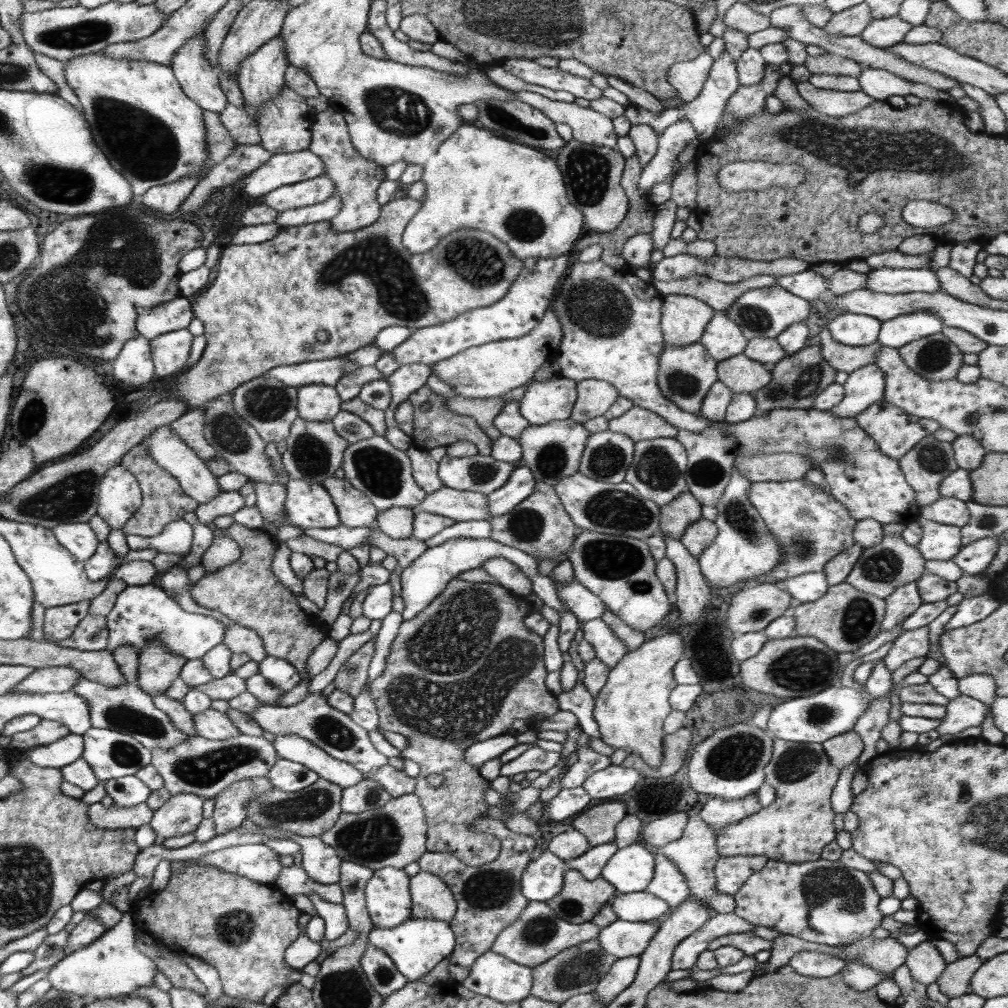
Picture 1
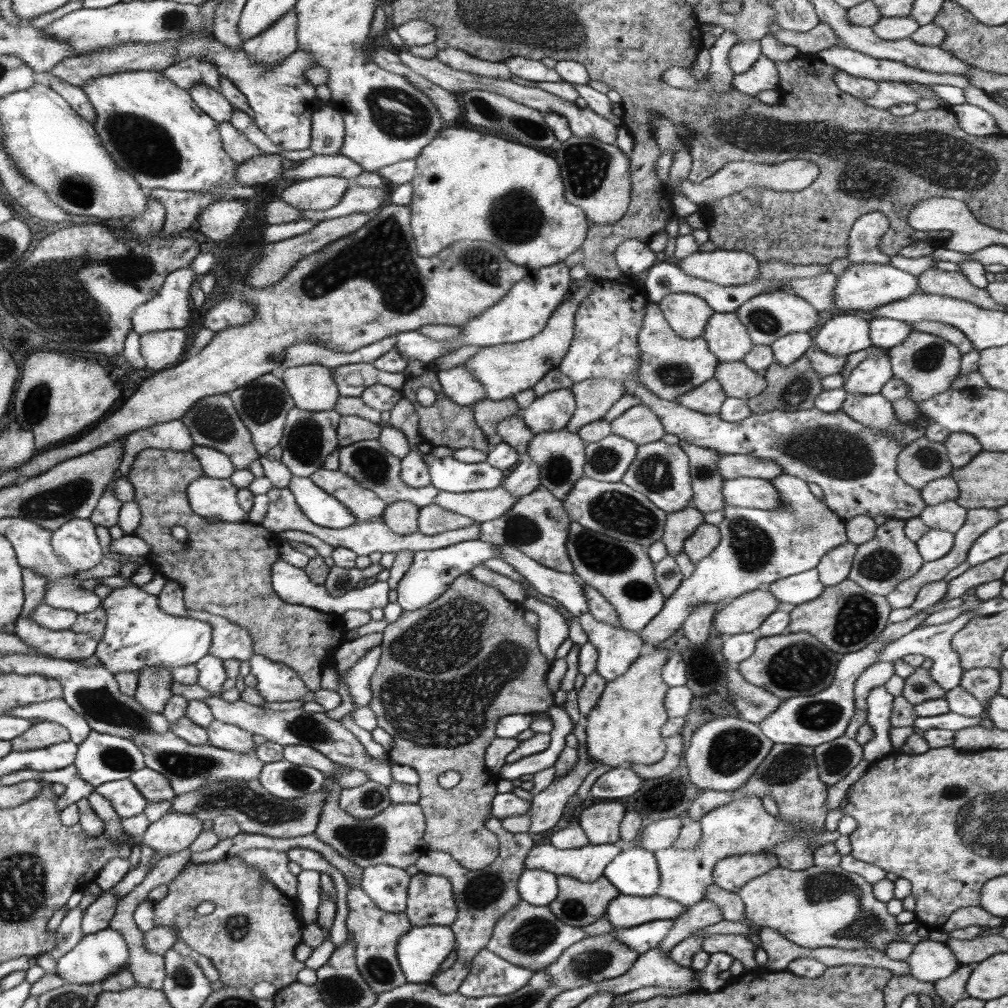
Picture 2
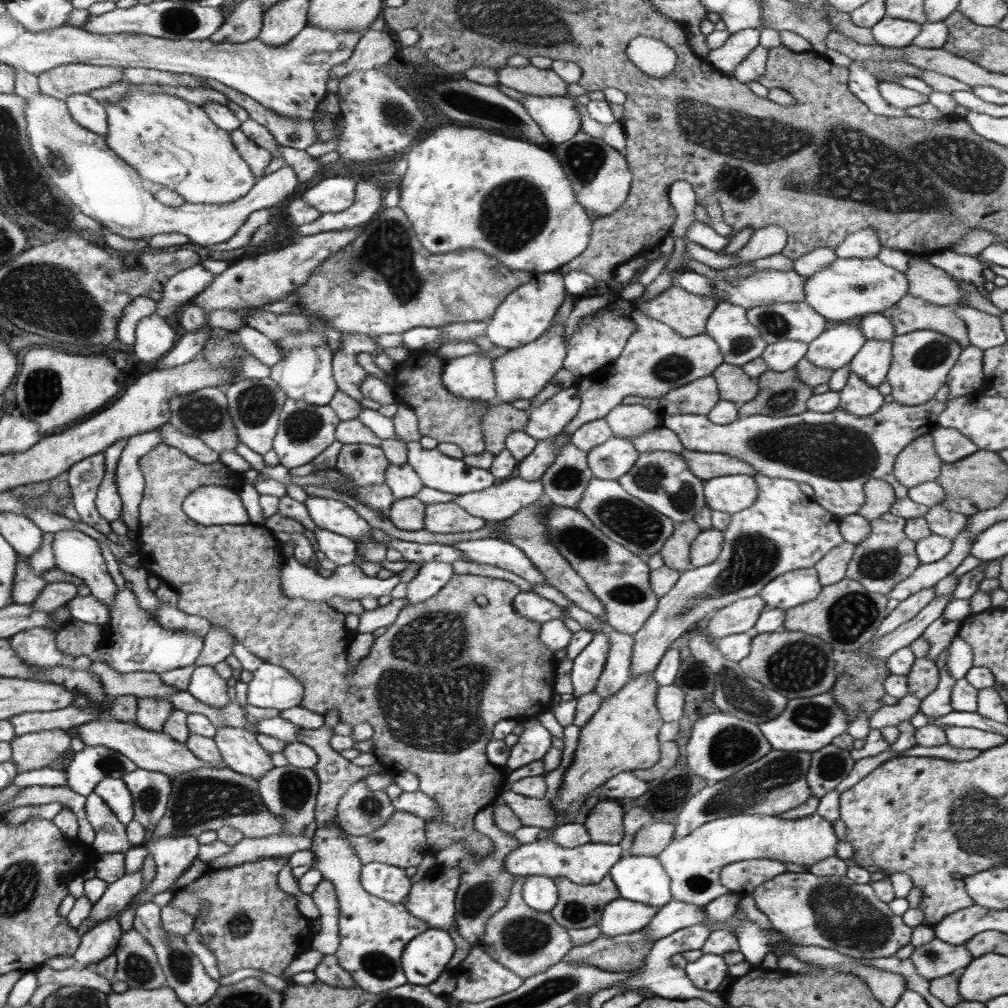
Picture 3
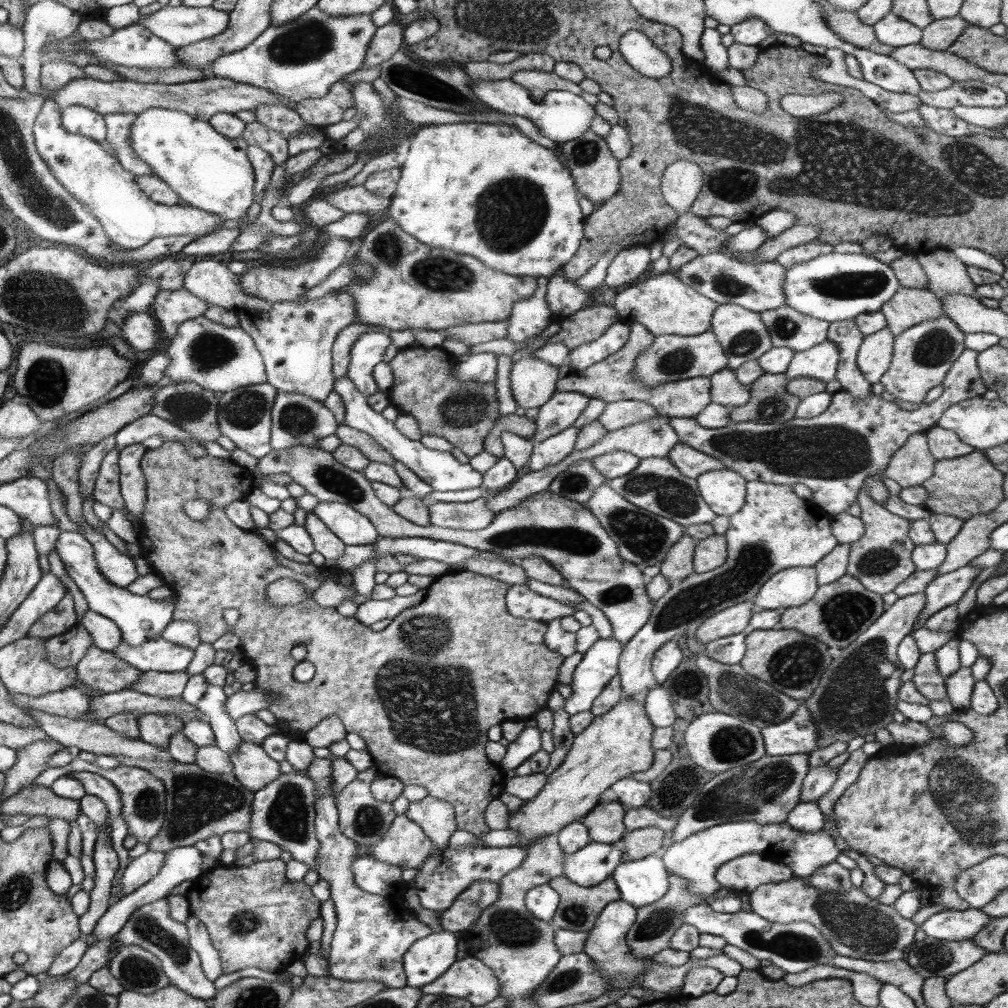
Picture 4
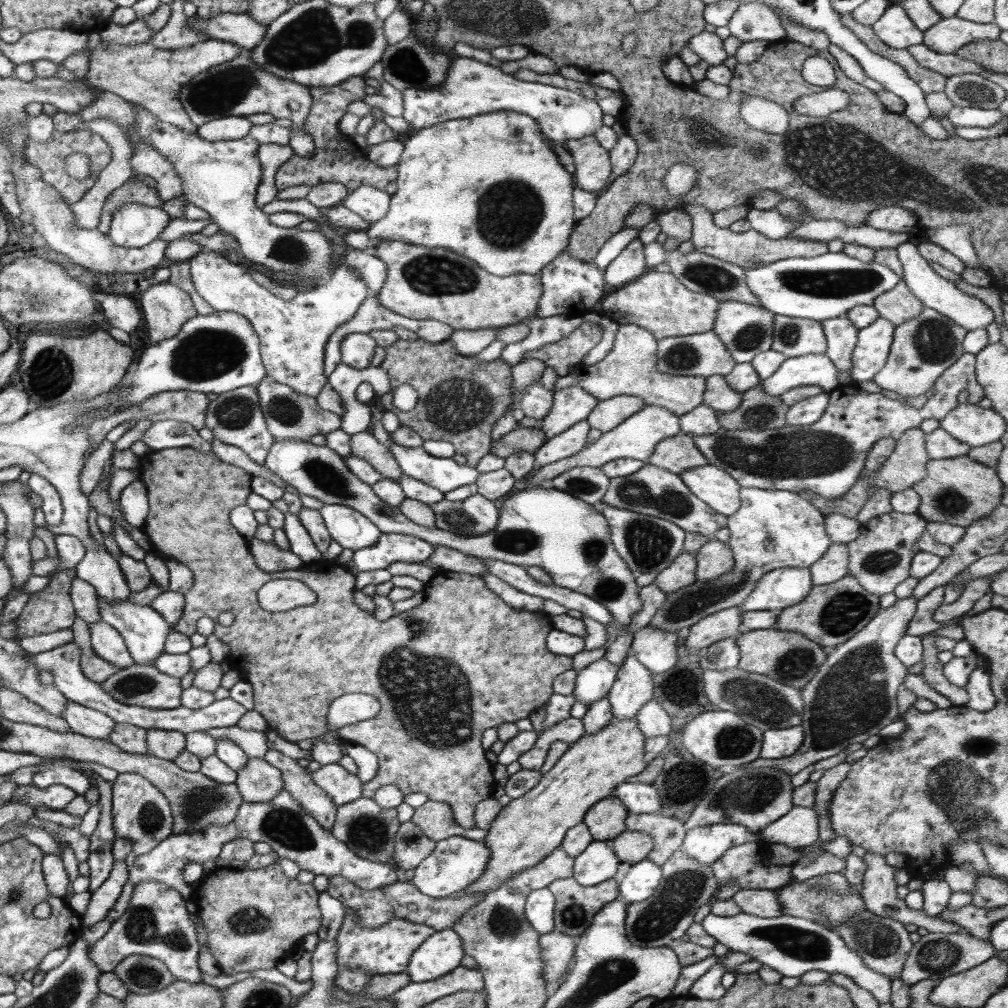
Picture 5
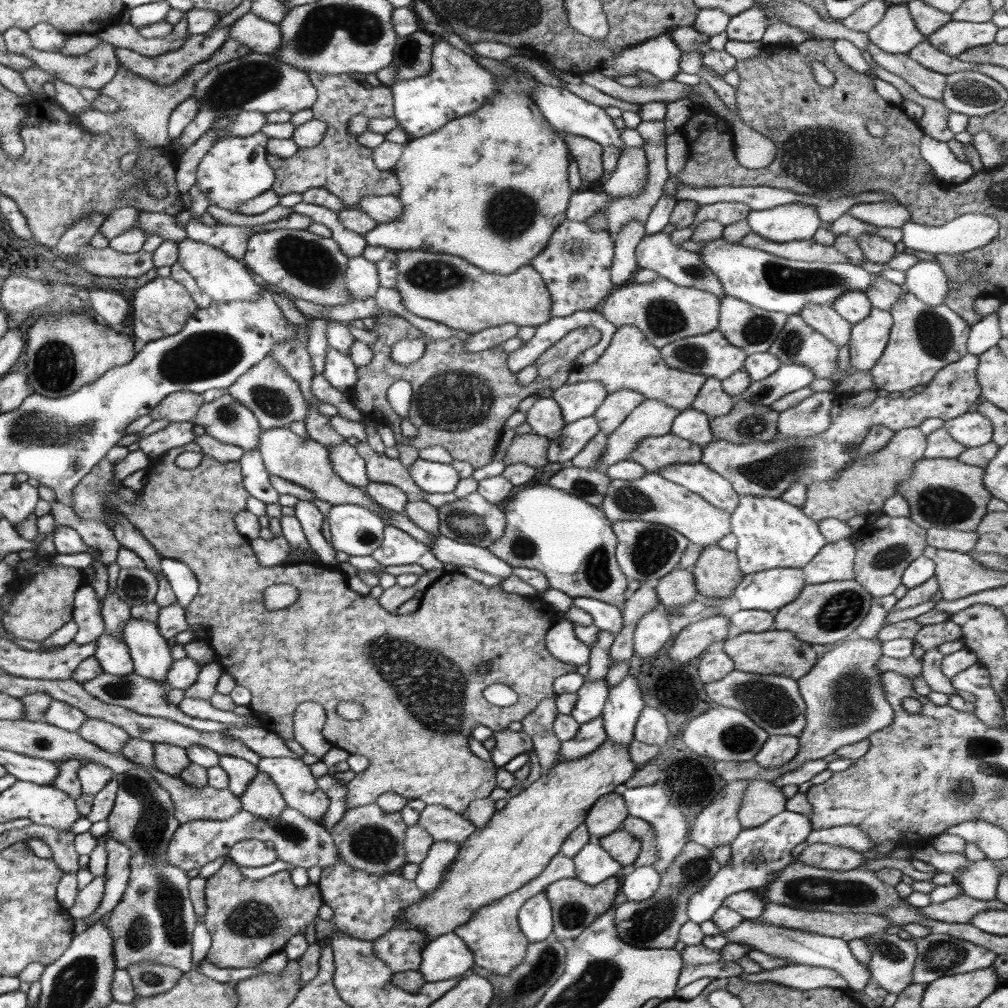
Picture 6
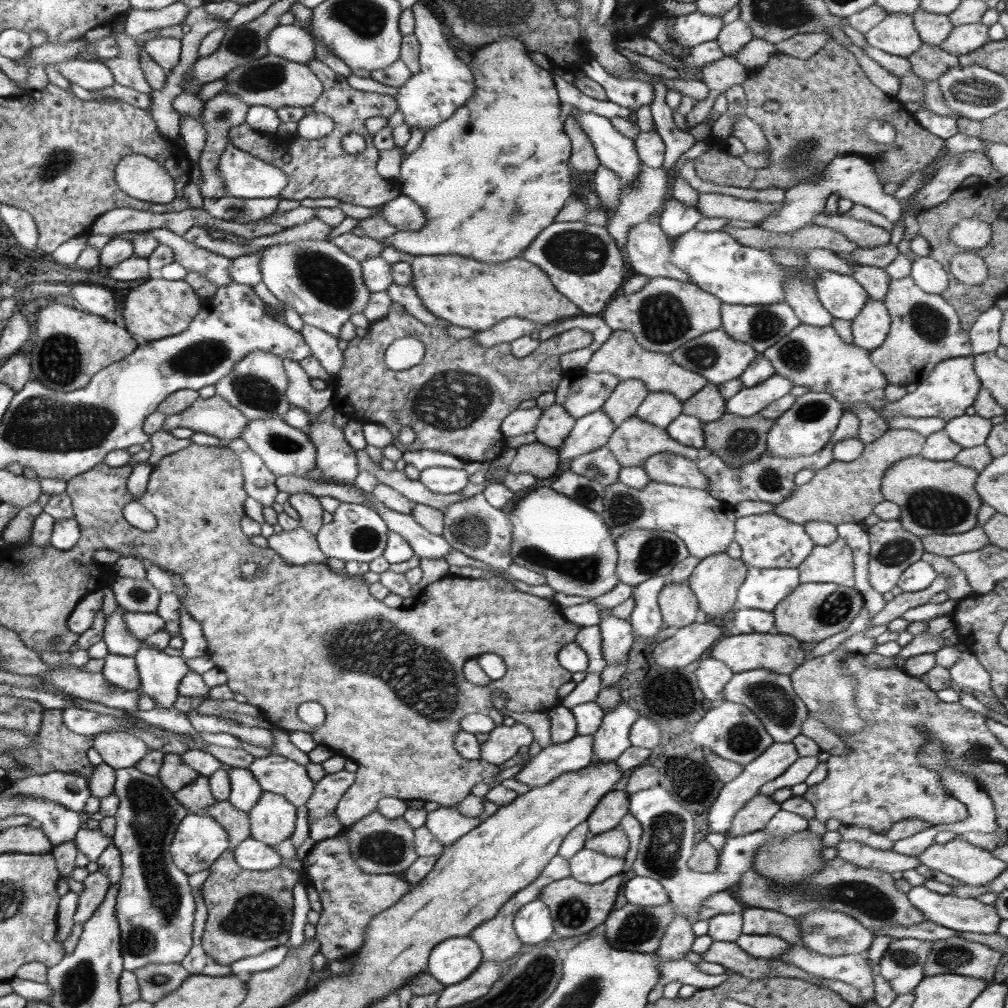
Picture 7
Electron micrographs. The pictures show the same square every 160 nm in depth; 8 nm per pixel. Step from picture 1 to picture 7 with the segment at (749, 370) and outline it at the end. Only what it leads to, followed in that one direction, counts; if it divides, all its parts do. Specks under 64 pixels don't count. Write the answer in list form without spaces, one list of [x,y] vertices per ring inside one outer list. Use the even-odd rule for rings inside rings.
[[[709,381],[682,406],[682,414],[694,416],[703,423],[719,420],[726,413],[725,398],[718,392],[718,385]]]

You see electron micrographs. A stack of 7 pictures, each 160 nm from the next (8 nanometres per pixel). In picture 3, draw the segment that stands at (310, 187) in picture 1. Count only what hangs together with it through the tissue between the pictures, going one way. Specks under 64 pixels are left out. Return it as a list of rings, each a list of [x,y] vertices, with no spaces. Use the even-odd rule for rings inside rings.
[[[333,174],[333,177],[308,188],[301,197],[305,203],[313,206],[321,214],[342,212],[352,206],[356,198],[356,185],[354,179]]]

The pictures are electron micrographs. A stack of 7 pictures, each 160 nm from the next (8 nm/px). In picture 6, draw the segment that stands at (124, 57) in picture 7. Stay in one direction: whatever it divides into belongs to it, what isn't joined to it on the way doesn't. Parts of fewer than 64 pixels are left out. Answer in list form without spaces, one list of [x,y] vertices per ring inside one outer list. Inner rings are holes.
[[[226,39],[224,44],[208,60],[199,62],[191,68],[190,74],[182,80],[177,80],[176,84],[160,86],[152,82],[146,82],[138,76],[134,76],[129,68],[121,65],[118,72],[108,84],[101,88],[102,95],[108,95],[118,101],[119,109],[117,112],[100,112],[88,110],[78,115],[80,124],[92,134],[102,134],[111,128],[126,127],[138,135],[143,147],[169,148],[171,140],[168,138],[168,119],[172,110],[181,102],[188,99],[194,92],[196,81],[202,79],[211,68],[224,64],[236,58],[242,58],[251,53],[251,48],[244,46],[241,42],[234,39]]]

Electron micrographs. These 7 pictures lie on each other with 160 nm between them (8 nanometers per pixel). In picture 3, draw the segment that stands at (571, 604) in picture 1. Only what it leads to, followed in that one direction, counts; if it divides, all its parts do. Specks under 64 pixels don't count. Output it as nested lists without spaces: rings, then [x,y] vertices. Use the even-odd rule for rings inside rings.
[[[494,537],[467,540],[449,544],[458,549],[469,560],[480,564],[499,566],[521,576],[530,584],[546,583],[539,570],[514,544]]]

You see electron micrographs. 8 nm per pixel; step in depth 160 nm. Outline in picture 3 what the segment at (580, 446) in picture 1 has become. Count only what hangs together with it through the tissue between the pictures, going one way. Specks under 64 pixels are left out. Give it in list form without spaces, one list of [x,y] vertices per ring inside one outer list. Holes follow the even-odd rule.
[[[569,442],[558,451],[556,460],[545,470],[541,481],[550,504],[576,508],[592,477],[587,452]]]

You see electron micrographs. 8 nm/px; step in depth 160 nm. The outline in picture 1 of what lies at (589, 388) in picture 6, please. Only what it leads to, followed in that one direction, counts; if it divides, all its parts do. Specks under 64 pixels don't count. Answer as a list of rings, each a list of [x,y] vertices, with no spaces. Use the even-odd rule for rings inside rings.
[[[553,376],[544,382],[531,380],[524,397],[518,402],[519,412],[530,425],[544,425],[566,420],[577,399],[577,381]]]

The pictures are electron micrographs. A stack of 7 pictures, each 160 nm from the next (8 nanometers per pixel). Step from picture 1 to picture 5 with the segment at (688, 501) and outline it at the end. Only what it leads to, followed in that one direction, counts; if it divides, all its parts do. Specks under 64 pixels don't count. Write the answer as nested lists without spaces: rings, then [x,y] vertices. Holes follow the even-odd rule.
[[[682,552],[672,561],[672,564],[668,565],[668,568],[656,574],[656,586],[666,593],[676,592],[685,586],[694,584],[694,581],[697,580],[696,569],[696,557],[690,553]]]

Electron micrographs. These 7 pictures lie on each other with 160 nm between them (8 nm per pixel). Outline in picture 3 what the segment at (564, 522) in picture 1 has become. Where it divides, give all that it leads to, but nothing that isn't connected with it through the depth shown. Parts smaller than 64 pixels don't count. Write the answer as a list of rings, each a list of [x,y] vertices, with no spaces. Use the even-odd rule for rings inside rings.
[[[314,485],[301,487],[304,489],[304,492],[307,492],[307,494],[312,494],[318,498],[332,498],[346,503],[352,507],[354,511],[358,512],[358,514],[360,514],[360,516],[362,516],[372,528],[380,528],[380,530],[383,530],[386,534],[400,540],[417,542],[420,544],[452,544],[455,542],[490,537],[506,540],[510,544],[514,544],[514,546],[531,560],[531,563],[539,570],[539,573],[542,574],[543,578],[547,580],[547,584],[553,586],[556,590],[559,590],[566,598],[568,598],[568,600],[573,601],[574,605],[579,606],[586,612],[590,612],[590,614],[593,614],[594,616],[605,614],[605,608],[603,607],[602,602],[600,602],[598,597],[594,596],[594,593],[587,587],[586,581],[571,567],[571,564],[558,553],[558,549],[554,547],[554,544],[549,541],[549,535],[547,534],[547,526],[545,525],[545,520],[543,520],[543,514],[547,511],[547,506],[550,505],[550,503],[545,494],[542,496],[541,500],[533,502],[530,506],[523,508],[520,512],[517,512],[514,516],[507,518],[506,520],[494,521],[494,523],[489,523],[487,526],[483,526],[472,532],[449,532],[438,534],[438,532],[430,532],[429,530],[426,530],[426,528],[422,528],[422,530],[400,530],[400,528],[396,528],[388,518],[383,518],[382,513],[366,506],[366,504],[362,504],[362,502],[358,502],[358,500],[352,498],[352,496],[345,492],[334,490],[334,488]]]

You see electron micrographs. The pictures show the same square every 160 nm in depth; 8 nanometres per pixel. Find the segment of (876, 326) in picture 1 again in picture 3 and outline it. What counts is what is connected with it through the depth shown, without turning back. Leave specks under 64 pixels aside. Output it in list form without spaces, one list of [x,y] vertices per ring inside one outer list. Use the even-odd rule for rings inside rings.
[[[848,320],[812,340],[805,357],[818,368],[831,368],[835,371],[850,364],[866,340],[857,321]]]

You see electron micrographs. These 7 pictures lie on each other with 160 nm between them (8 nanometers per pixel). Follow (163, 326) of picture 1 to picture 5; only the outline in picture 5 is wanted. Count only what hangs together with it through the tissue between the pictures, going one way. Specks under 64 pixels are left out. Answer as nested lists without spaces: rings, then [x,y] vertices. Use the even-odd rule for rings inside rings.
[[[200,249],[188,260],[197,294],[216,311],[236,312],[252,325],[260,344],[261,361],[268,376],[286,384],[298,394],[316,398],[327,383],[324,374],[326,344],[339,324],[354,318],[354,314],[369,296],[366,284],[348,265],[338,265],[323,284],[296,295],[290,301],[276,297],[256,283],[238,257]]]

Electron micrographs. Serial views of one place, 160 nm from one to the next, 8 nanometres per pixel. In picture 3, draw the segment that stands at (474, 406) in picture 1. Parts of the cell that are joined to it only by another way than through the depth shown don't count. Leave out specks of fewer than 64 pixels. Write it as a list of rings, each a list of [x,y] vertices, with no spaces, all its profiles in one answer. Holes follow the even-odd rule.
[[[500,402],[488,407],[481,422],[485,451],[493,455],[502,452],[506,437],[515,430],[523,431],[527,422],[528,412],[517,410],[510,403]]]

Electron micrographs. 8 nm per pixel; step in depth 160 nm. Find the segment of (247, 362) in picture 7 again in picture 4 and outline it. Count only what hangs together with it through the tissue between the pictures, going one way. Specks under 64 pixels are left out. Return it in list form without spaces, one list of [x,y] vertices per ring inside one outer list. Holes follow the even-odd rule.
[[[277,390],[272,406],[271,426],[271,447],[274,450],[285,451],[302,445],[318,449],[320,439],[336,434],[339,422],[324,404],[316,401],[299,392]]]

